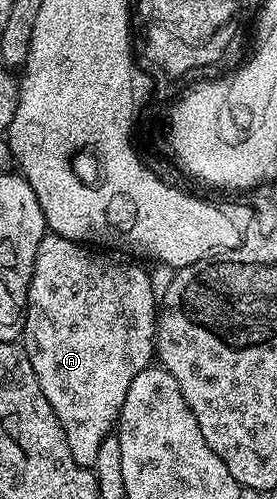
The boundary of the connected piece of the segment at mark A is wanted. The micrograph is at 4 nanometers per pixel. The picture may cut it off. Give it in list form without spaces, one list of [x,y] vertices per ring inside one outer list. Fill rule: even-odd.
[[[47,232],[36,251],[20,341],[32,363],[32,371],[36,371],[36,379],[40,379],[40,391],[44,391],[44,399],[48,399],[52,411],[56,411],[56,419],[60,419],[62,429],[70,423],[70,405],[84,401],[86,411],[86,395],[92,395],[92,383],[100,383],[100,369],[104,369],[104,365],[146,367],[155,360],[160,305],[152,291],[149,272],[133,263],[138,264],[130,259],[95,251],[52,232]]]

